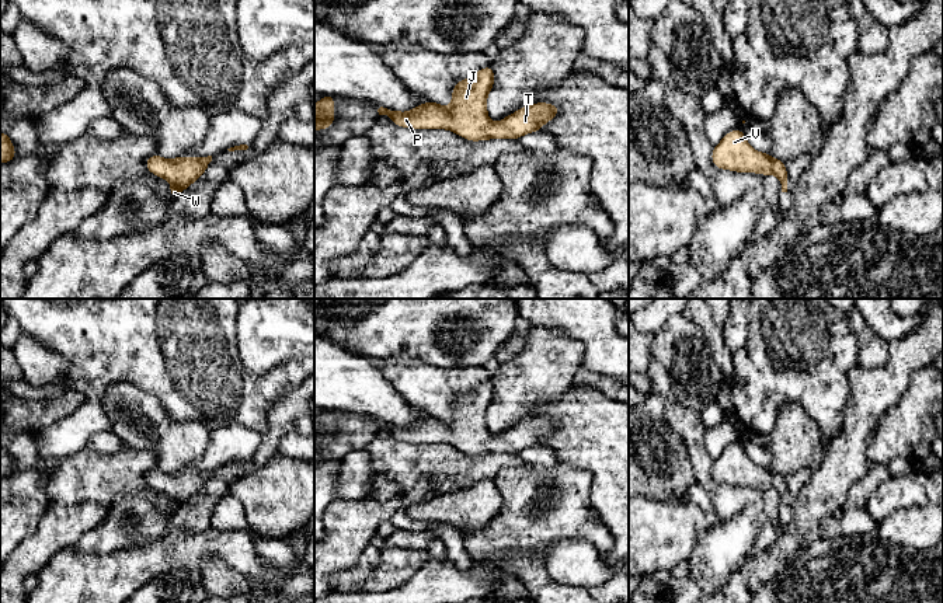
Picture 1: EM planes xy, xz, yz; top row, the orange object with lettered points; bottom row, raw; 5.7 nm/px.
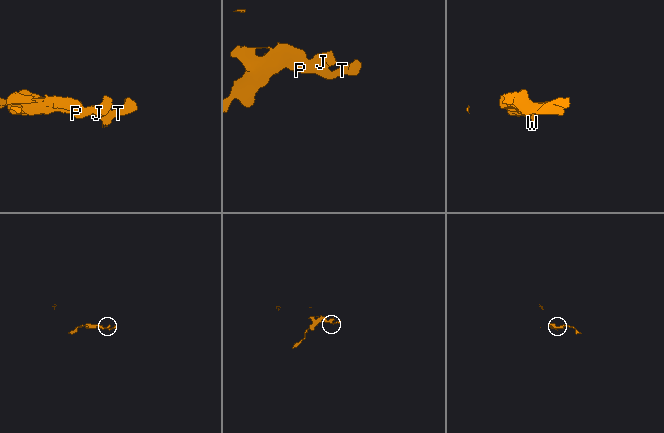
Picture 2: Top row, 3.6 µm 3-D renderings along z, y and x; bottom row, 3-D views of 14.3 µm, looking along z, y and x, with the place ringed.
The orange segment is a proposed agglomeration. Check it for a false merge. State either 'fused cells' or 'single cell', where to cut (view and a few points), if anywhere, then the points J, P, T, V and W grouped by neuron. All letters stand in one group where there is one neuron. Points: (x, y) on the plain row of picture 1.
single cell | no cut | J P T V W

